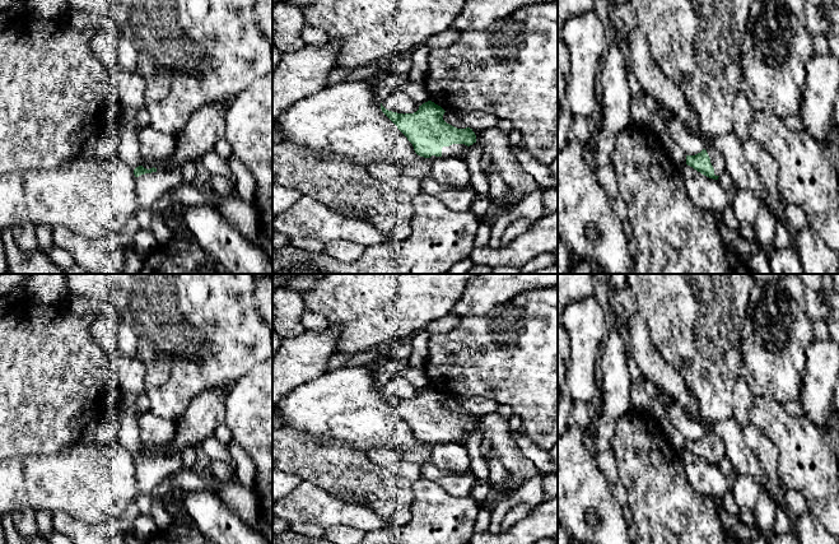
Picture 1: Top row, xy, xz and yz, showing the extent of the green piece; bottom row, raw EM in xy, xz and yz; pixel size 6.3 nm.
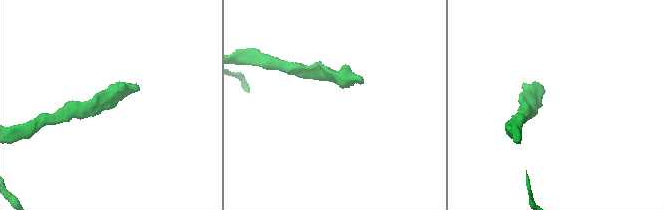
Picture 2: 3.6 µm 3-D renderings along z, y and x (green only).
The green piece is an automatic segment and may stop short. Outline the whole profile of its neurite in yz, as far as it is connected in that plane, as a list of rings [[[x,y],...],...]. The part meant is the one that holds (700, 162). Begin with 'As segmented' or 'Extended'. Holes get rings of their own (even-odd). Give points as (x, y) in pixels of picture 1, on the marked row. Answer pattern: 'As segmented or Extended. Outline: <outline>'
As segmented. Outline: [[[705,149],[695,155],[686,155],[686,164],[709,178],[718,180],[719,177],[714,175],[714,168]]]

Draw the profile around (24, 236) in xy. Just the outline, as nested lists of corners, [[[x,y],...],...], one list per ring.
[[[22,224],[11,229],[14,241],[22,251],[33,252],[39,250],[36,234],[36,227],[32,224]]]

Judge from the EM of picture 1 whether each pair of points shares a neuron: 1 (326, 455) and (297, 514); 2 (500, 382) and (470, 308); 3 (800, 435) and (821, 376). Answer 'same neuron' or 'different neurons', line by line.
1: different neurons
2: different neurons
3: different neurons

